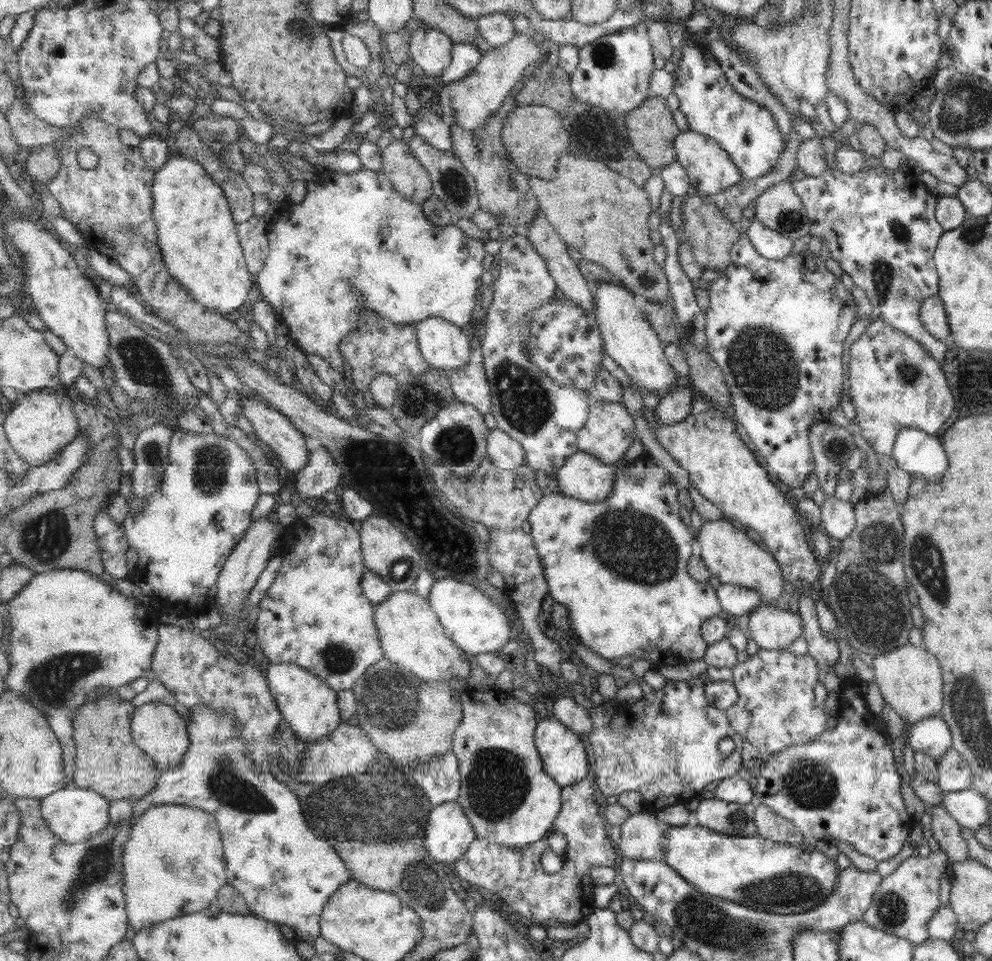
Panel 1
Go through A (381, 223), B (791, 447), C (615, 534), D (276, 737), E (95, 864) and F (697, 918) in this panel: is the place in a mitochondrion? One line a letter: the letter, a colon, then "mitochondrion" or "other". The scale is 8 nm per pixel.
A: mitochondrion
B: other
C: mitochondrion
D: mitochondrion
E: mitochondrion
F: mitochondrion

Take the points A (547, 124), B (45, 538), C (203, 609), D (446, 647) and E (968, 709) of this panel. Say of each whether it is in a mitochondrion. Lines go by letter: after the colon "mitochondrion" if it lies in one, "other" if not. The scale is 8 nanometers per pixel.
A: other
B: mitochondrion
C: other
D: other
E: mitochondrion

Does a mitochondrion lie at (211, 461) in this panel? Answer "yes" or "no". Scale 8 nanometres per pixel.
yes

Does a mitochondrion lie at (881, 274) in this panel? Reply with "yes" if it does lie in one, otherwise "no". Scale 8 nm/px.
yes

